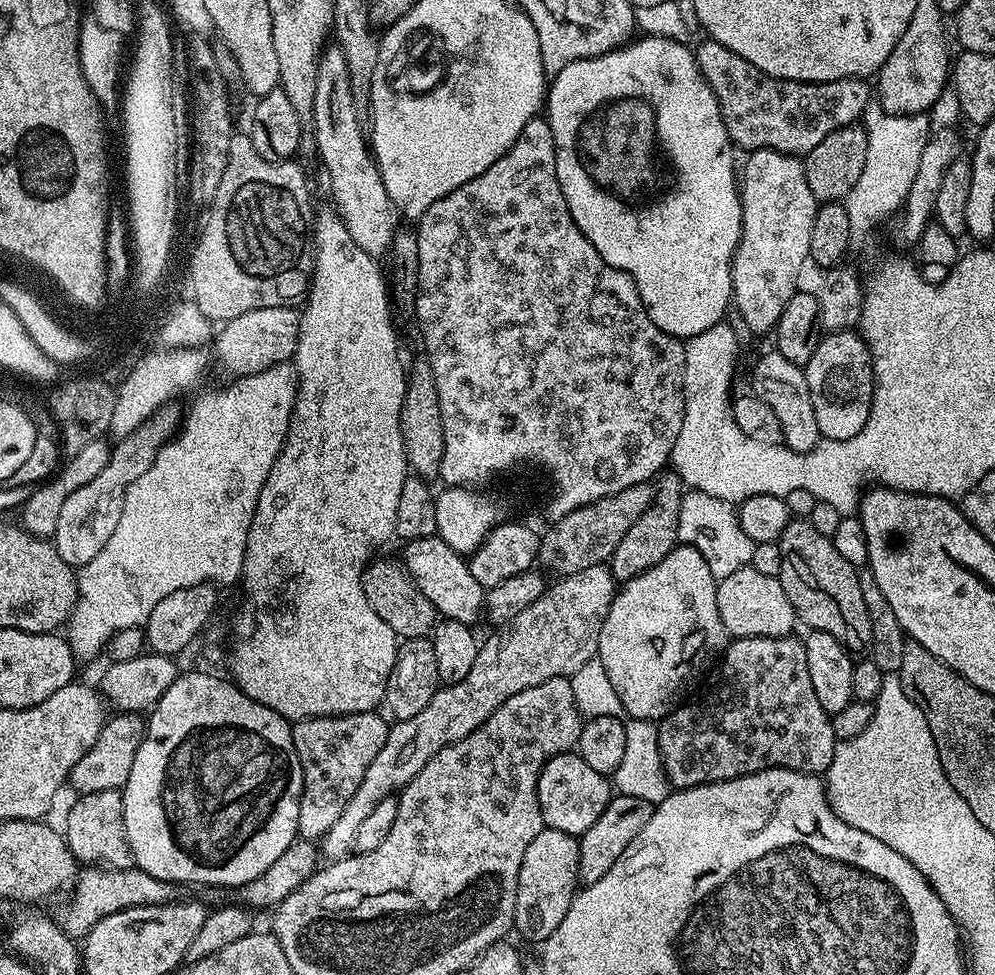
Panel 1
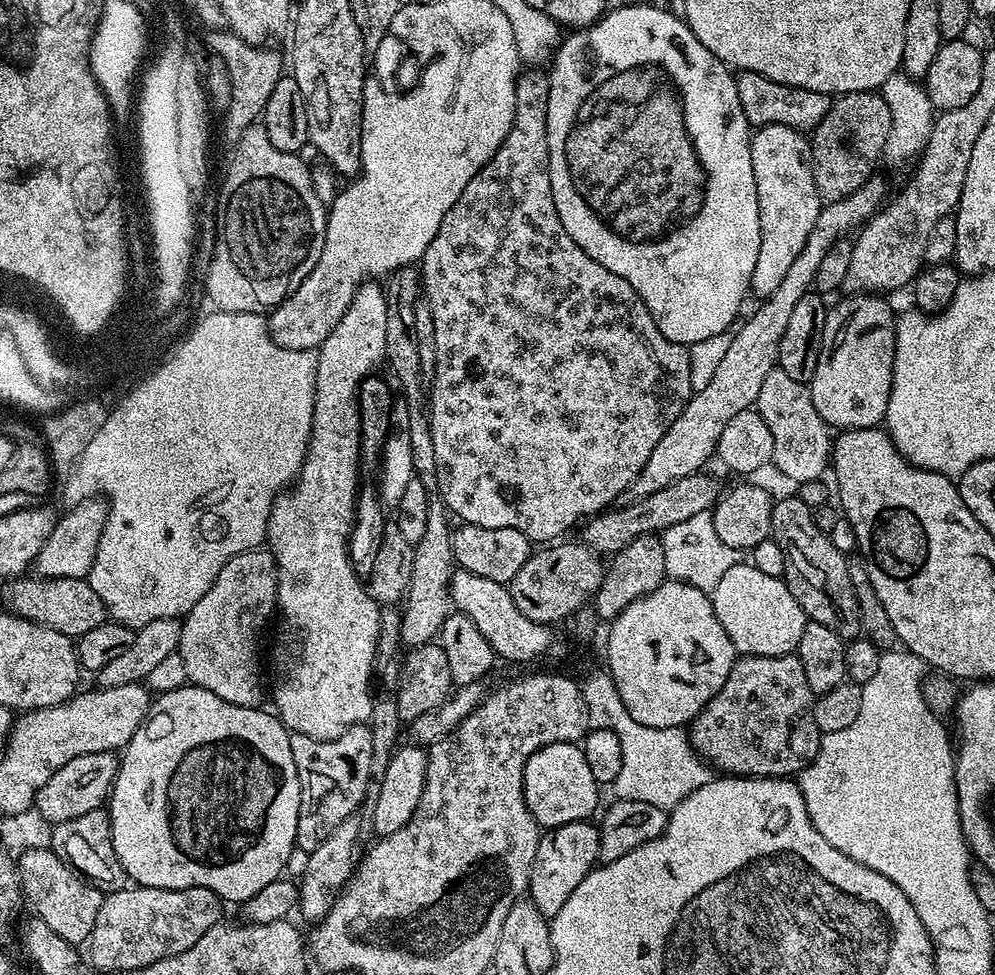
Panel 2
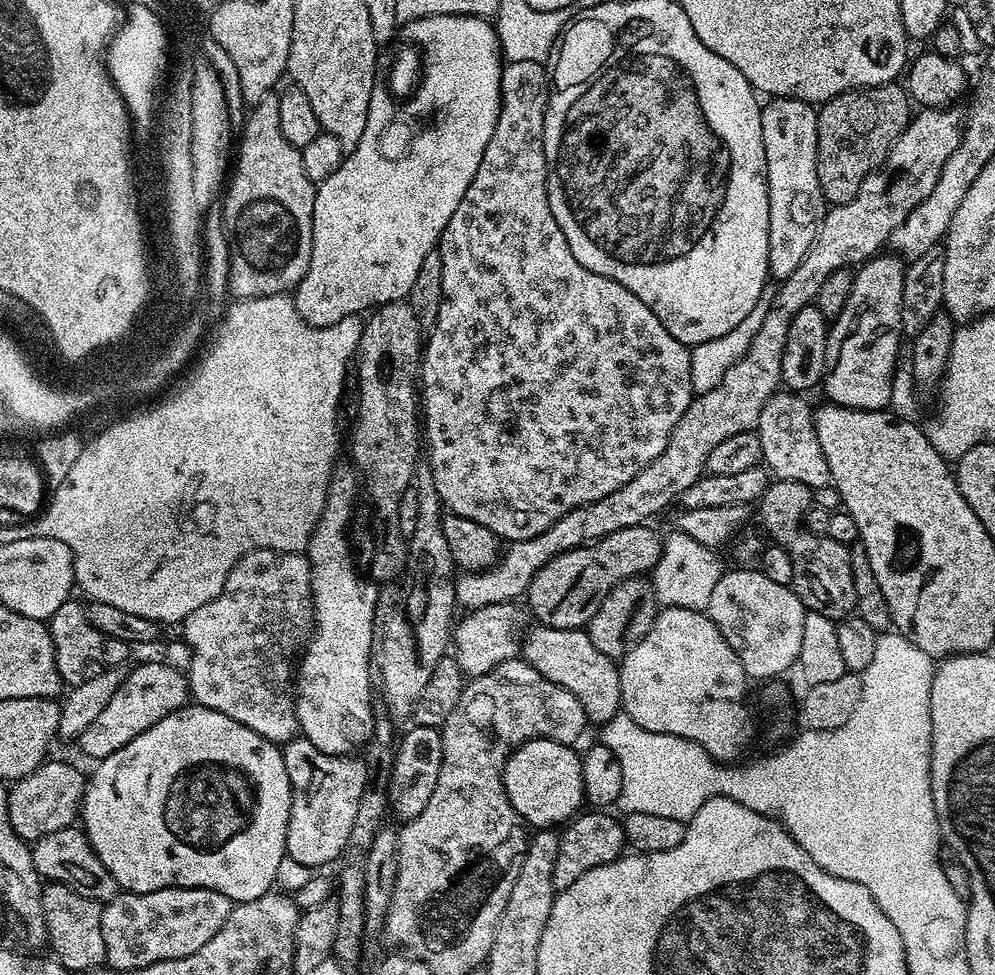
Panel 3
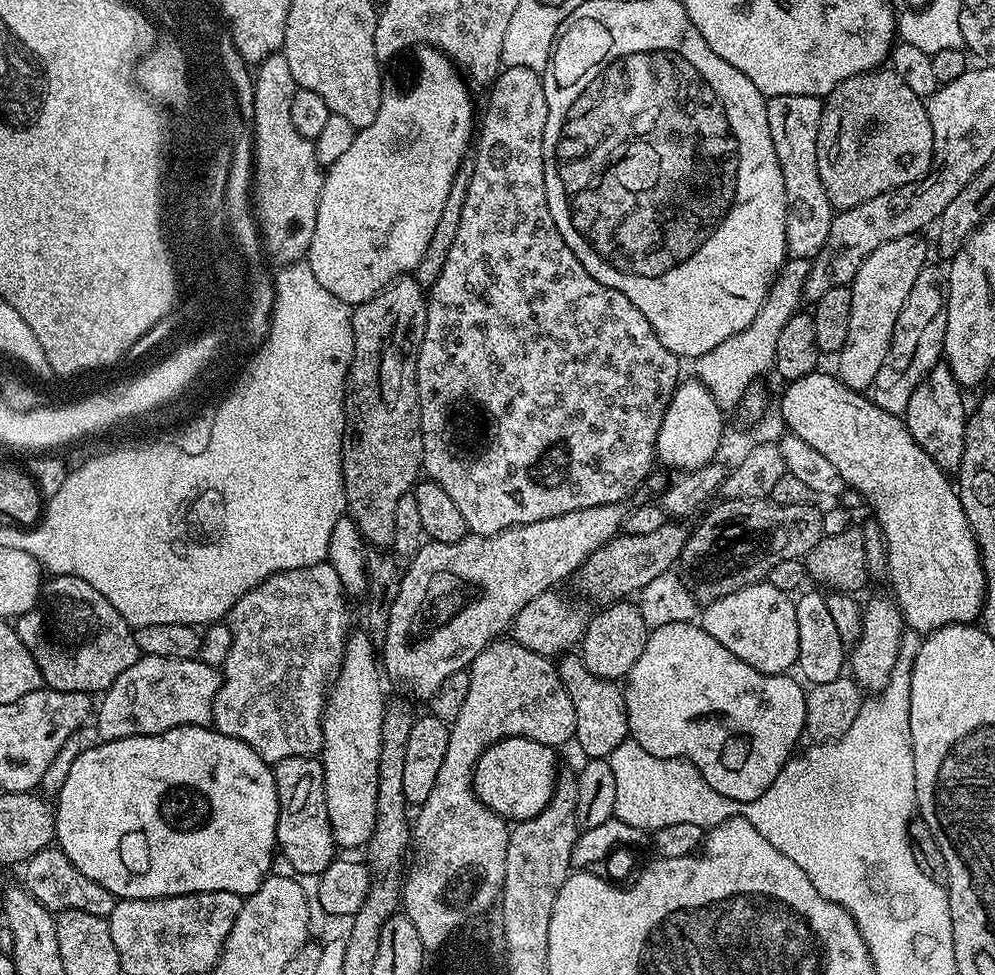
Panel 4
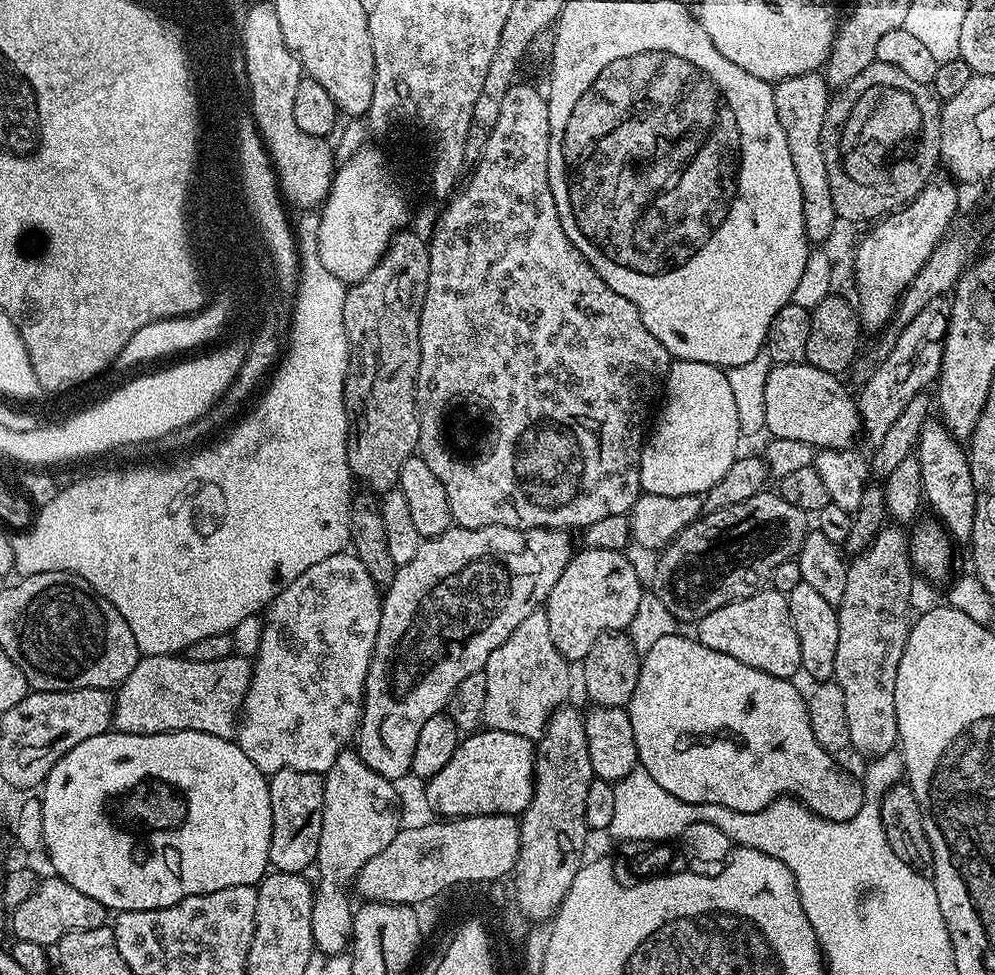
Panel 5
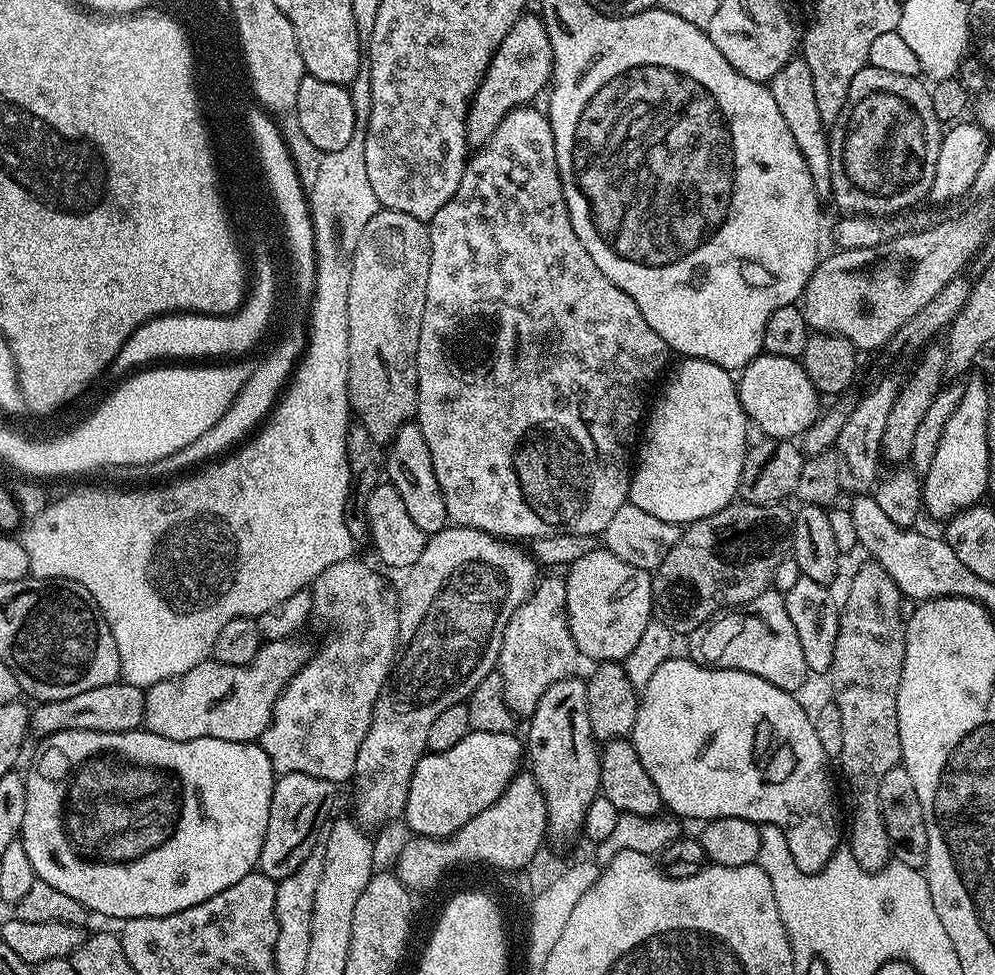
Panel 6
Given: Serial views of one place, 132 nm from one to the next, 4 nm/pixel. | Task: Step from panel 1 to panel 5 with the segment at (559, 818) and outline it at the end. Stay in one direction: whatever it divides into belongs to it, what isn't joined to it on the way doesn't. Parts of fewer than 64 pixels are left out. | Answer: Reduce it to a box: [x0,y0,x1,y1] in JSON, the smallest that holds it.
[426,727,536,818]

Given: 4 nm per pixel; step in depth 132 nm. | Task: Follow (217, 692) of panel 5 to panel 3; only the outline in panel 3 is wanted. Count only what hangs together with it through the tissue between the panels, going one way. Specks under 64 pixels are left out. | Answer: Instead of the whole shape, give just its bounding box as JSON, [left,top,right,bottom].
[78,662,189,761]

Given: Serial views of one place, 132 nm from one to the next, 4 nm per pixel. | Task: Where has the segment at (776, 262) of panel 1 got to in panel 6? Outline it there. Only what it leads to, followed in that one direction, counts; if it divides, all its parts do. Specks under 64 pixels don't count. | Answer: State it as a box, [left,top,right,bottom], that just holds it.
[770,58,832,202]

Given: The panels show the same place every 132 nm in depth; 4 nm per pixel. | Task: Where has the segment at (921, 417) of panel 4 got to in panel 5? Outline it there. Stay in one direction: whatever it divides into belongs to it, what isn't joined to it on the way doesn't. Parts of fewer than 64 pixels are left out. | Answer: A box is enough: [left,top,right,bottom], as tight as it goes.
[914,418,976,541]

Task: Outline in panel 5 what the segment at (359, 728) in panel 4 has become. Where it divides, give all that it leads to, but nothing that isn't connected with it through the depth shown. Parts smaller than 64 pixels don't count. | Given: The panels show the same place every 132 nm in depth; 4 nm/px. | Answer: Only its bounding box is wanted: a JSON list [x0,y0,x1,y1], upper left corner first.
[312,750,402,957]

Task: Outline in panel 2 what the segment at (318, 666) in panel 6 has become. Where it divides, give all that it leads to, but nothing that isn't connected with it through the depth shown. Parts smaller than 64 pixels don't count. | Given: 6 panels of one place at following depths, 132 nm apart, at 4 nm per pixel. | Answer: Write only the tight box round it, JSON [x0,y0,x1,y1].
[179,547,278,708]

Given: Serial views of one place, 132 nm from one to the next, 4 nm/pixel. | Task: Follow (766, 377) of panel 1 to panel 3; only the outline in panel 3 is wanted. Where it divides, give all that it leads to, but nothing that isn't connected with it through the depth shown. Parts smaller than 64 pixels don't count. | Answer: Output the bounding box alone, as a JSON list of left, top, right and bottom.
[754,390,830,489]

